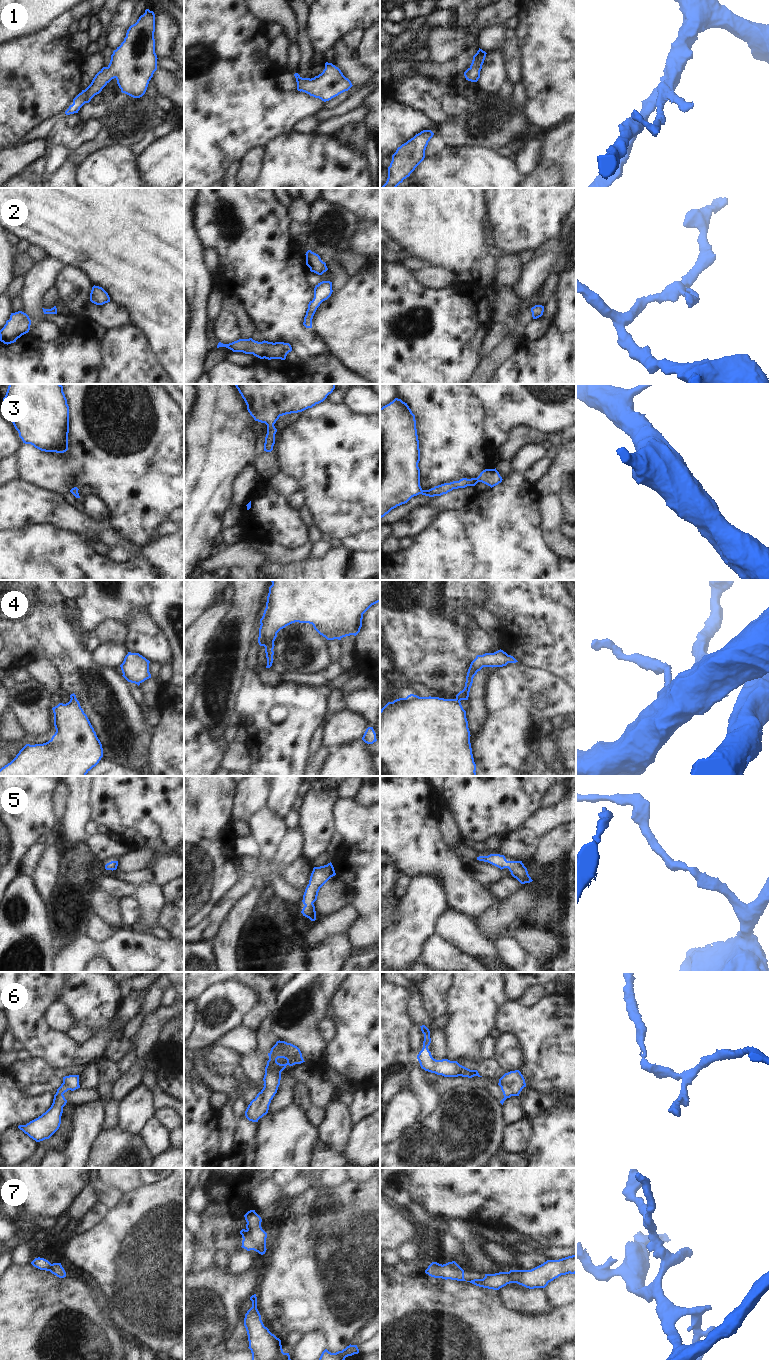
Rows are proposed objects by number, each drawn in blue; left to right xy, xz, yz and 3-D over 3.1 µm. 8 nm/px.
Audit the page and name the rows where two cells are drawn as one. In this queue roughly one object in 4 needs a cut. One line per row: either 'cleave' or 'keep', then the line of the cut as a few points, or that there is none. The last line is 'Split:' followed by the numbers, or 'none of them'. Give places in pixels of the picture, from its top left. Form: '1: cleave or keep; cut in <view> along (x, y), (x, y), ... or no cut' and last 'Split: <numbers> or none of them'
1: keep; no cut
2: keep; no cut
3: keep; no cut
4: keep; no cut
5: keep; no cut
6: keep; no cut
7: keep; no cut
Split: none of them

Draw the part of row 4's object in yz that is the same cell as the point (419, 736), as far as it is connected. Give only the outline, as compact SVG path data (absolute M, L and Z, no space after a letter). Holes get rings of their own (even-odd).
M503 650L477 655L467 672L465 687L455 699L419 697L414 694L388 702L380 710L380 776L476 776L470 743L470 731L466 711L461 700L468 700L473 678L483 667L503 667L518 662Z

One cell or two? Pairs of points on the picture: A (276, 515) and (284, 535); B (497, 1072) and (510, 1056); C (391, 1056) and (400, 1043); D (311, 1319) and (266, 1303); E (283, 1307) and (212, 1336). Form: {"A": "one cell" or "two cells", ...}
{"A": "one cell", "B": "two cells", "C": "one cell", "D": "one cell", "E": "two cells"}

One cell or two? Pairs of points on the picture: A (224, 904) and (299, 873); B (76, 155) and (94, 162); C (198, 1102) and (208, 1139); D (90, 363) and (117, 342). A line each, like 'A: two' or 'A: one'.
A: one
B: two
C: one
D: two

